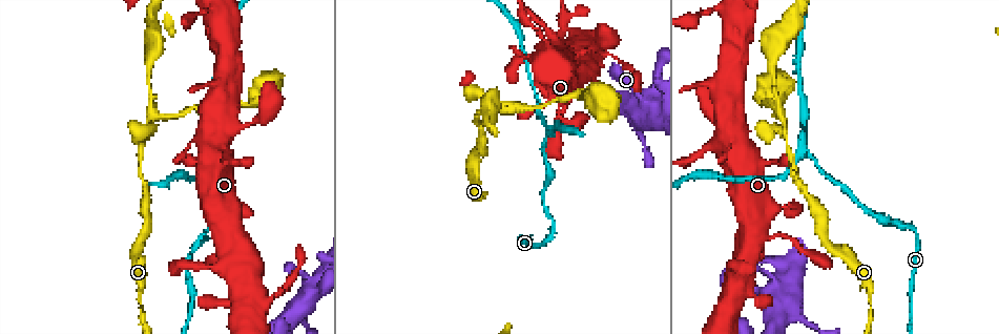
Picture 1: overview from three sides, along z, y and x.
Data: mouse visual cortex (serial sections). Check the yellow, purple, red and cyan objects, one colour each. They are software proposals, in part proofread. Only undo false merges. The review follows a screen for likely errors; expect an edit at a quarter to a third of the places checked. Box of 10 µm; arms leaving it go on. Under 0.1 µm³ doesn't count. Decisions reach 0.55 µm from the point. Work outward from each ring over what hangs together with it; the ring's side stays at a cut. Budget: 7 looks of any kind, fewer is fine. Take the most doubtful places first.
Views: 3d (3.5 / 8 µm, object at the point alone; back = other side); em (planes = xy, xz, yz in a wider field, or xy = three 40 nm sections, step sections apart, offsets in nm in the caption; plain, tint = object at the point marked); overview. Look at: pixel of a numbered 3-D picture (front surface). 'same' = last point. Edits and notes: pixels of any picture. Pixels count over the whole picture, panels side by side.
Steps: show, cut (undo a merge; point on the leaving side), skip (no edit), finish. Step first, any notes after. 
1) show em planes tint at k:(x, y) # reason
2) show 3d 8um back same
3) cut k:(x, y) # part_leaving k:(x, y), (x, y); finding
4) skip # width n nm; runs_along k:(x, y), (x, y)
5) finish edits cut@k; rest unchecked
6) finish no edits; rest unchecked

show 3d 3.5um at 1:(152, 118) # abrupt turn

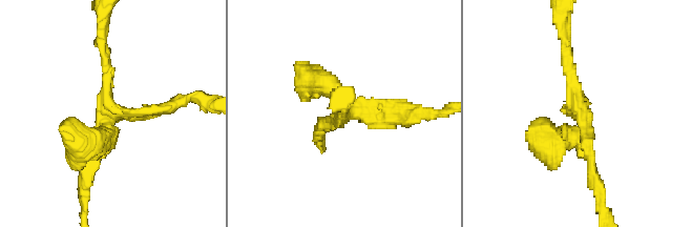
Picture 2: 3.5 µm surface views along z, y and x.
show em xy step 1 tint at 2:(341, 118) # arms 3; arm_widths 150, 200, 200 nm

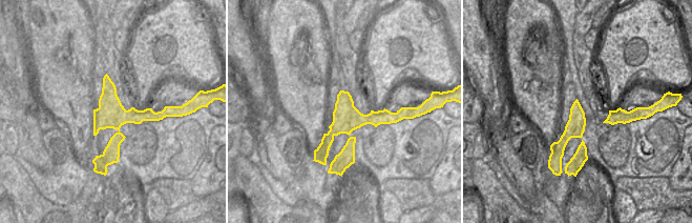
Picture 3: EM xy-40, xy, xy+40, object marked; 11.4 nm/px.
skip # width 320 nm; runs_along 3:(390, 118), (347, 119), (320, 149); continuous, no second cell

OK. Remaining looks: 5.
show 3d 8um at 1:(546, 134) # three arms meet

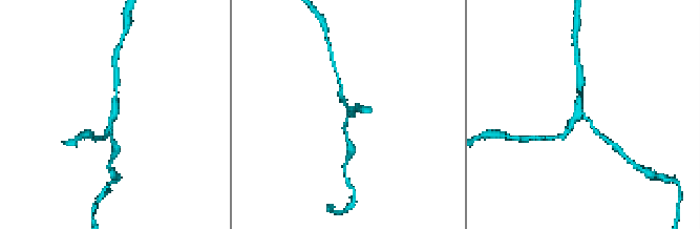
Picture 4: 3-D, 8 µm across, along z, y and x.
show 3d 3.5um same # closer look

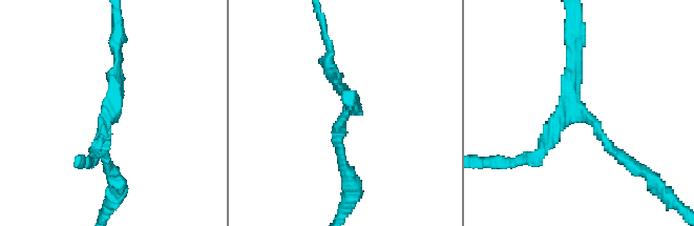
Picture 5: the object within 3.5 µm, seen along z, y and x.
show em xy step 3 tint at 5:(579, 113) # arms 3; arm_widths 150, 150, 150 nm; now the EM

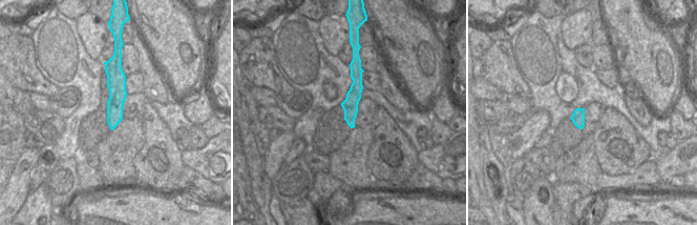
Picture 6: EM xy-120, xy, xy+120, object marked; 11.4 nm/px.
skip # width 180 nm; runs_along 5:(627, 162), (573, 101), (575, 45); continuous, no second cell

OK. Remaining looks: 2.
show 3d 3.5um at 1:(645, 105) # abrupt turn

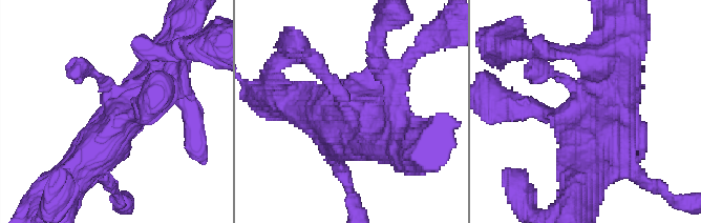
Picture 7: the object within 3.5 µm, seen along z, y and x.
show em xy step 1 tint at 7:(348, 110)

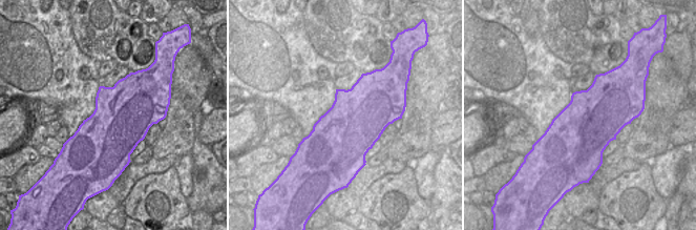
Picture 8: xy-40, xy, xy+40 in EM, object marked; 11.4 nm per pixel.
skip # width 650 nm; runs_along 7:(107, 87), (117, 126), (51, 197); all the same cell

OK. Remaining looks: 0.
finish no edits; rest unchecked

